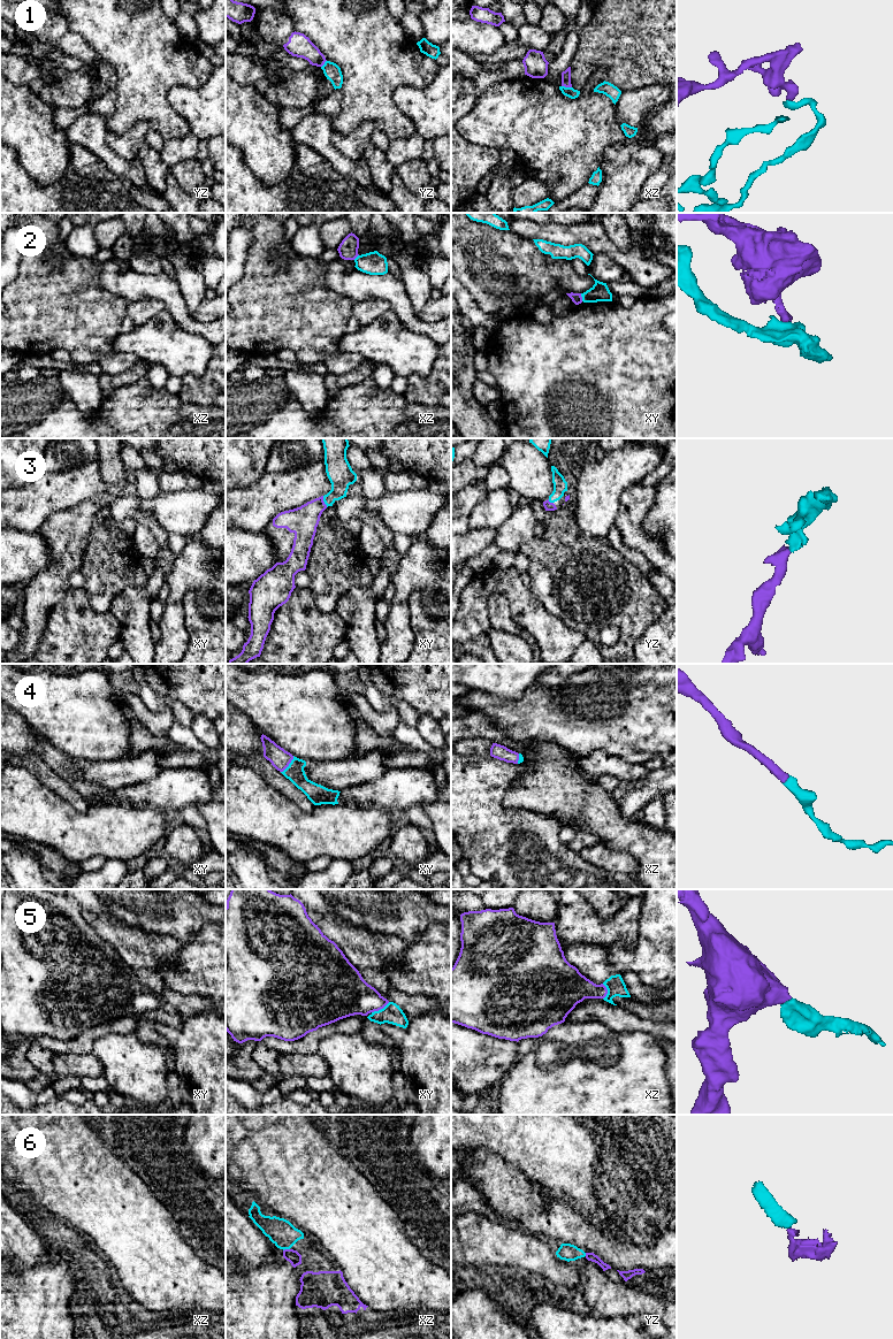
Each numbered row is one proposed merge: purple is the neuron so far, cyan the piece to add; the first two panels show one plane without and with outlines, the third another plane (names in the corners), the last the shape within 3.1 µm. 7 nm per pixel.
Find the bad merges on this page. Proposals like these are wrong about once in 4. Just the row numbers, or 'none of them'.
1, 2, 5

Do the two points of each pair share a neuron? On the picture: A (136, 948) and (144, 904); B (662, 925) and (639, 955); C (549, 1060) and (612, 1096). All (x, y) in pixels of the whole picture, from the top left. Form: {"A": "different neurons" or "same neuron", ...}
{"A": "different neurons", "B": "same neuron", "C": "same neuron"}

